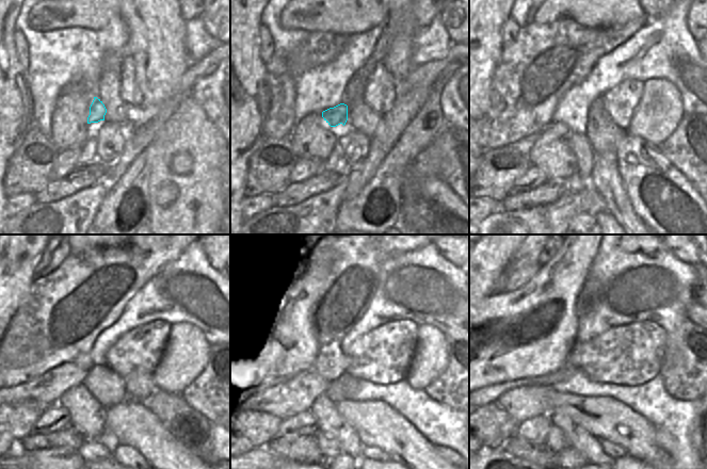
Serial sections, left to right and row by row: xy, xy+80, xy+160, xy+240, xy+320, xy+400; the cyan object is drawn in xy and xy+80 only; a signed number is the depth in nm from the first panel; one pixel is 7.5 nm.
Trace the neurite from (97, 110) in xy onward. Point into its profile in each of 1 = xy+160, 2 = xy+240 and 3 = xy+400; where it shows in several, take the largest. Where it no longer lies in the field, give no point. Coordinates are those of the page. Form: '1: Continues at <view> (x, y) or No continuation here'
1: Continues at xy+160 (525, 145)
2: Continues at xy+240 (47, 389)
3: Continues at xy+400 (523, 403)

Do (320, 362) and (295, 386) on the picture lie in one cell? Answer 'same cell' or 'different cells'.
different cells

